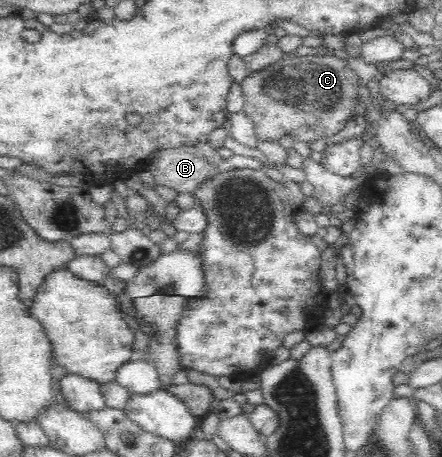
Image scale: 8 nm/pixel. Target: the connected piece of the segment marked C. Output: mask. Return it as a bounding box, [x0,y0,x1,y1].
[241,53,358,144]

